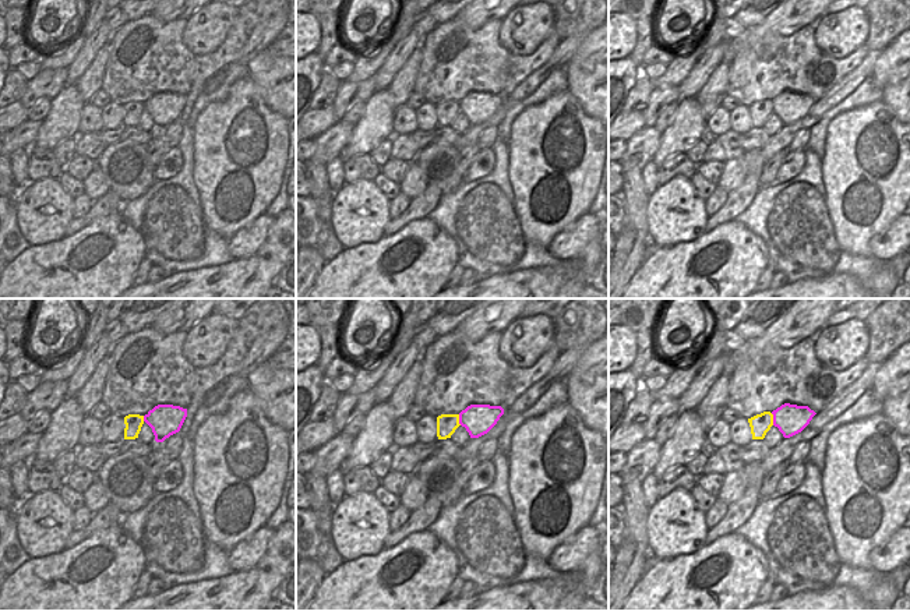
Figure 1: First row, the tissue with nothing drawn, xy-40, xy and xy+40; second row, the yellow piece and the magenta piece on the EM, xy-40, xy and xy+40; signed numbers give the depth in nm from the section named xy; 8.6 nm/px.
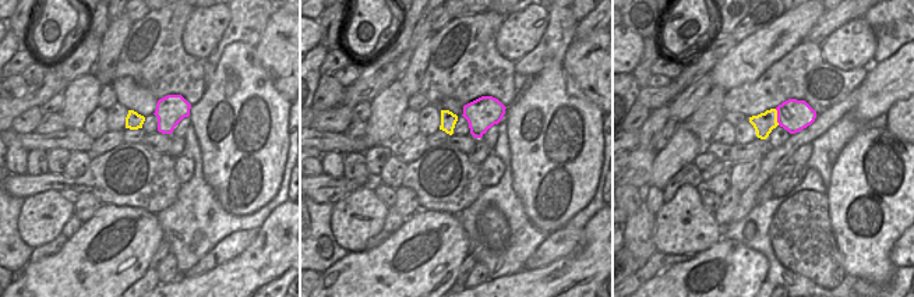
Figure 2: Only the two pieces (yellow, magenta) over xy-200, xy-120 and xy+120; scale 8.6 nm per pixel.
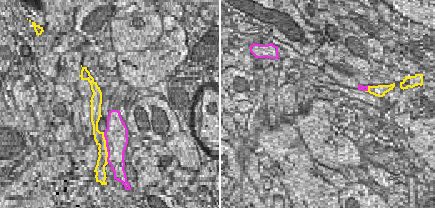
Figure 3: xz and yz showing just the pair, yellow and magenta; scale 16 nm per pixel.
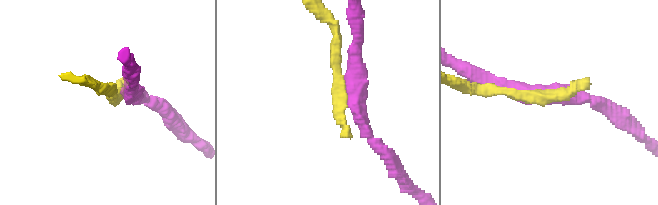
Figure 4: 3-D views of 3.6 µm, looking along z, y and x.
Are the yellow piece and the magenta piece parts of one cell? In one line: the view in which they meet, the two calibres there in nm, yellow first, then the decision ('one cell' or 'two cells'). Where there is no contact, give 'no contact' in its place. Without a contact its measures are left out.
contact in xy+40; calibres 170 and 260 nm; two cells

